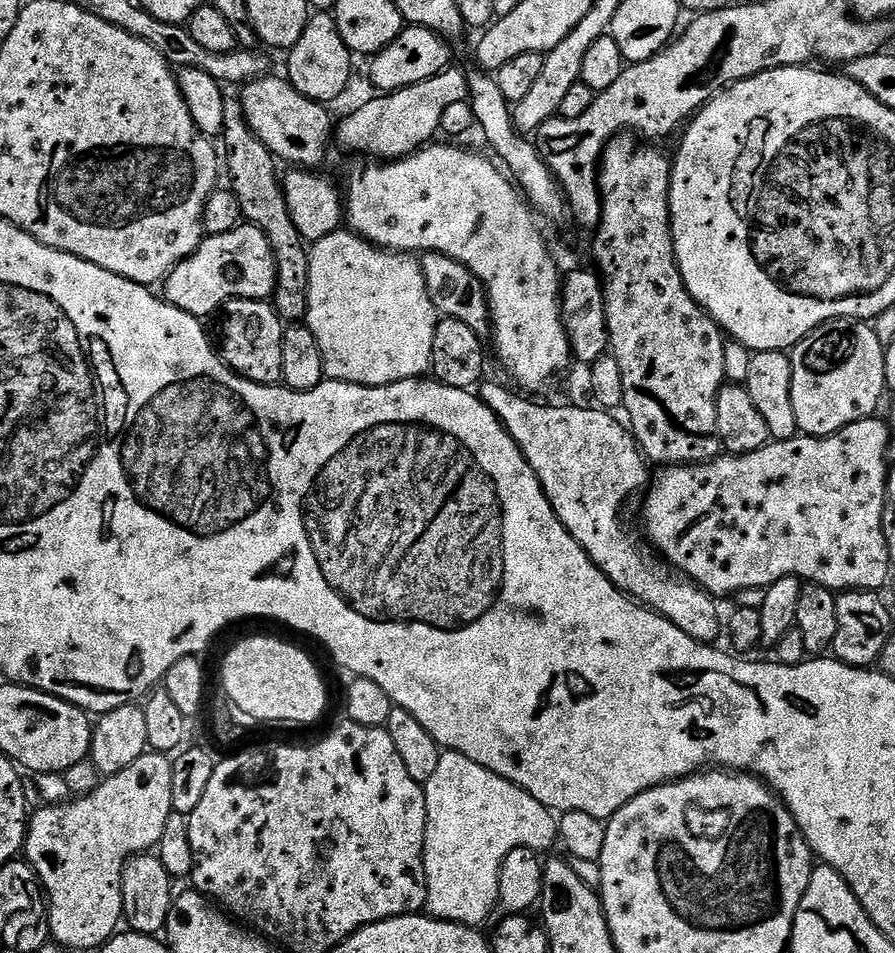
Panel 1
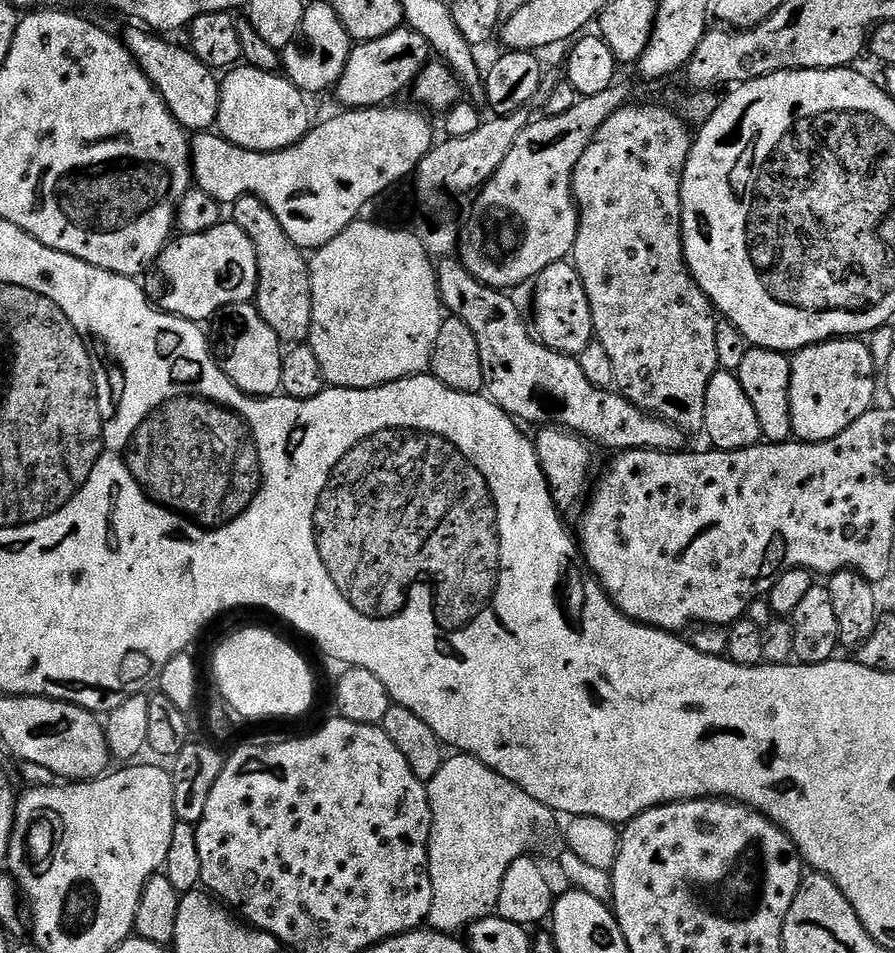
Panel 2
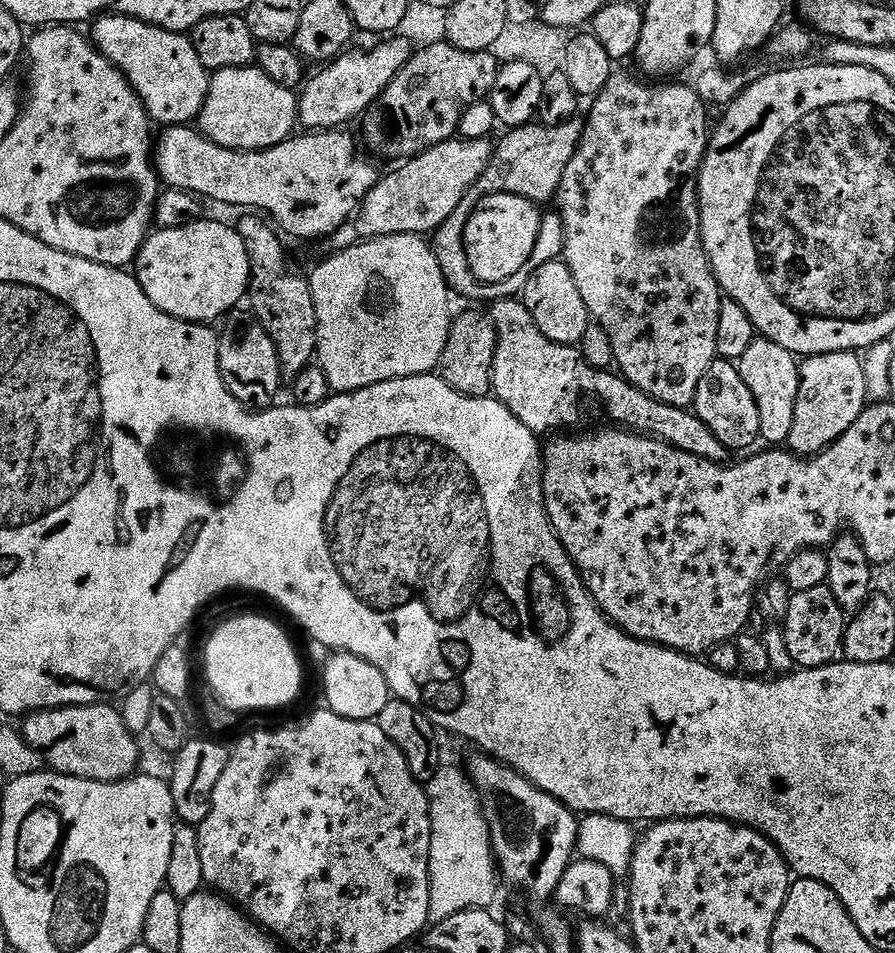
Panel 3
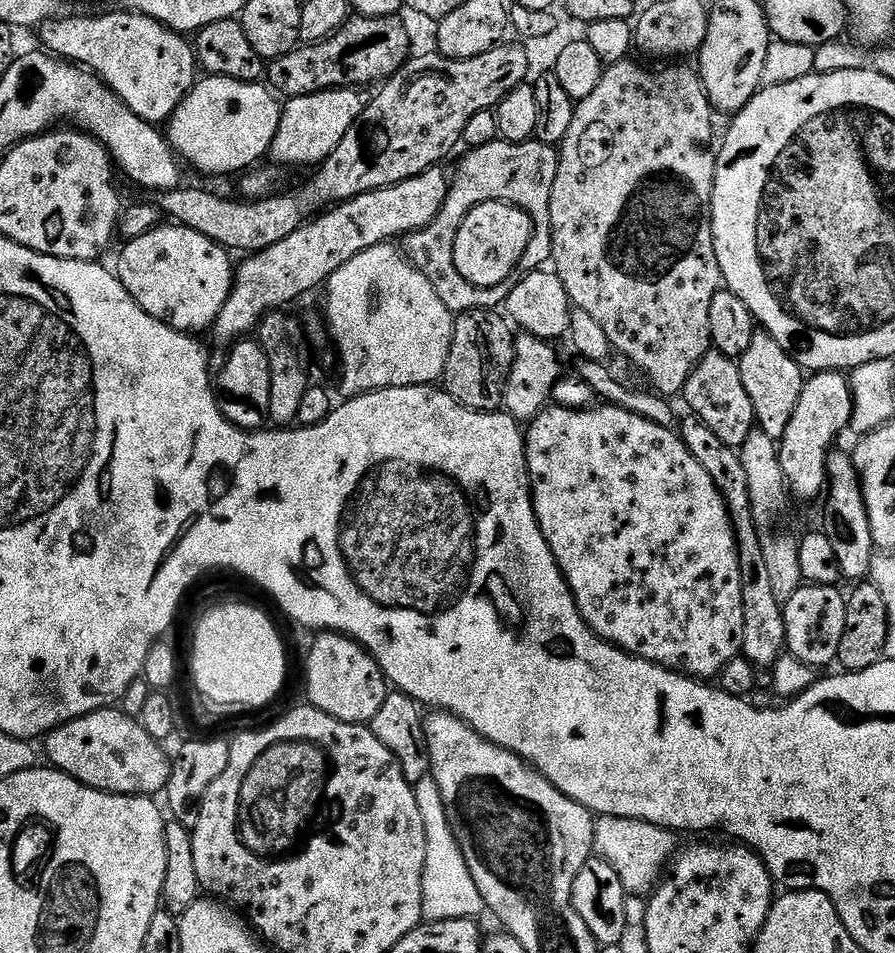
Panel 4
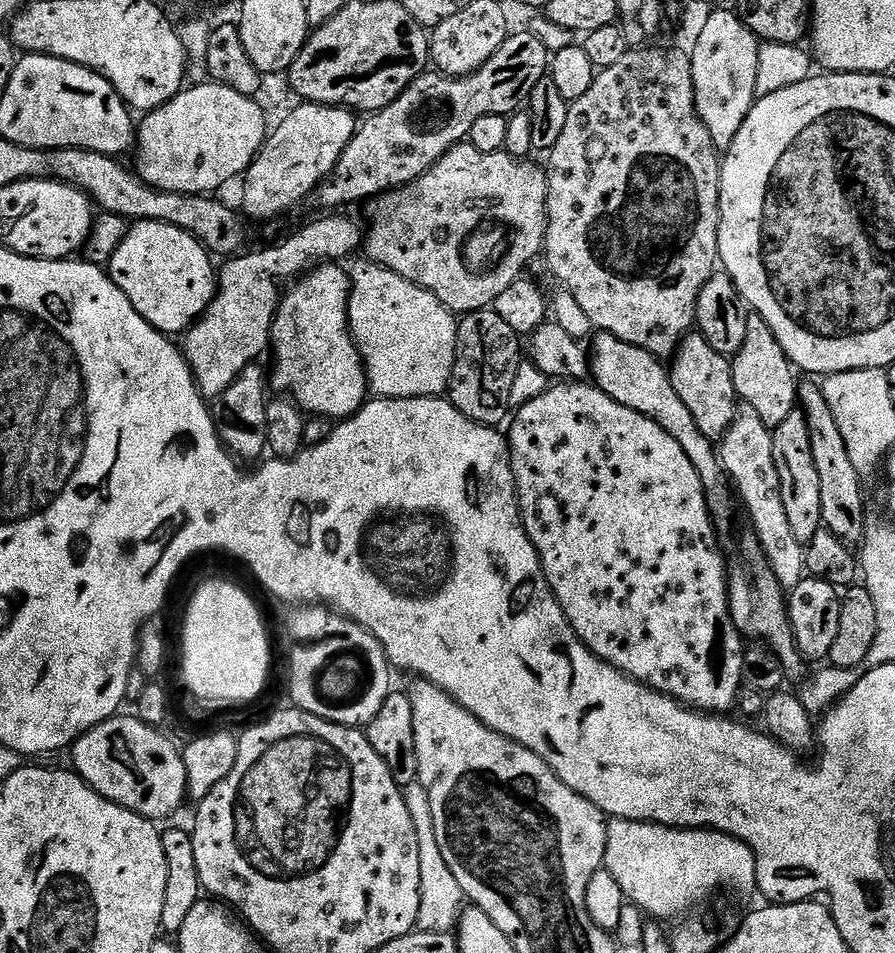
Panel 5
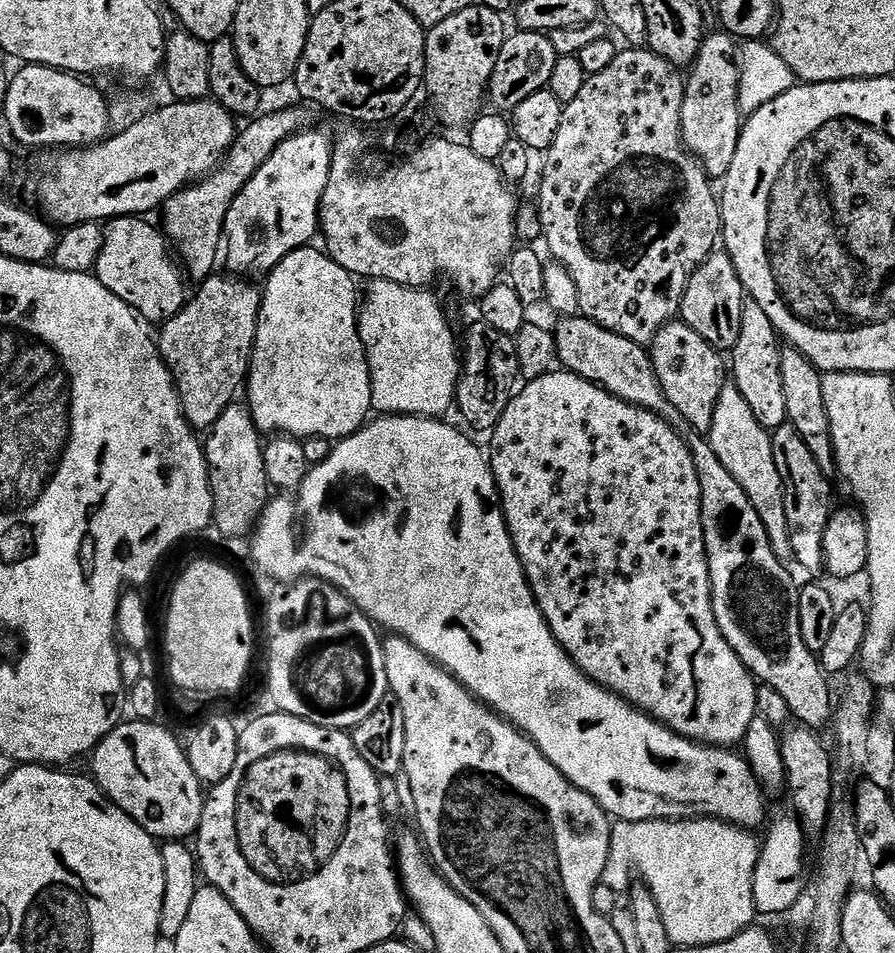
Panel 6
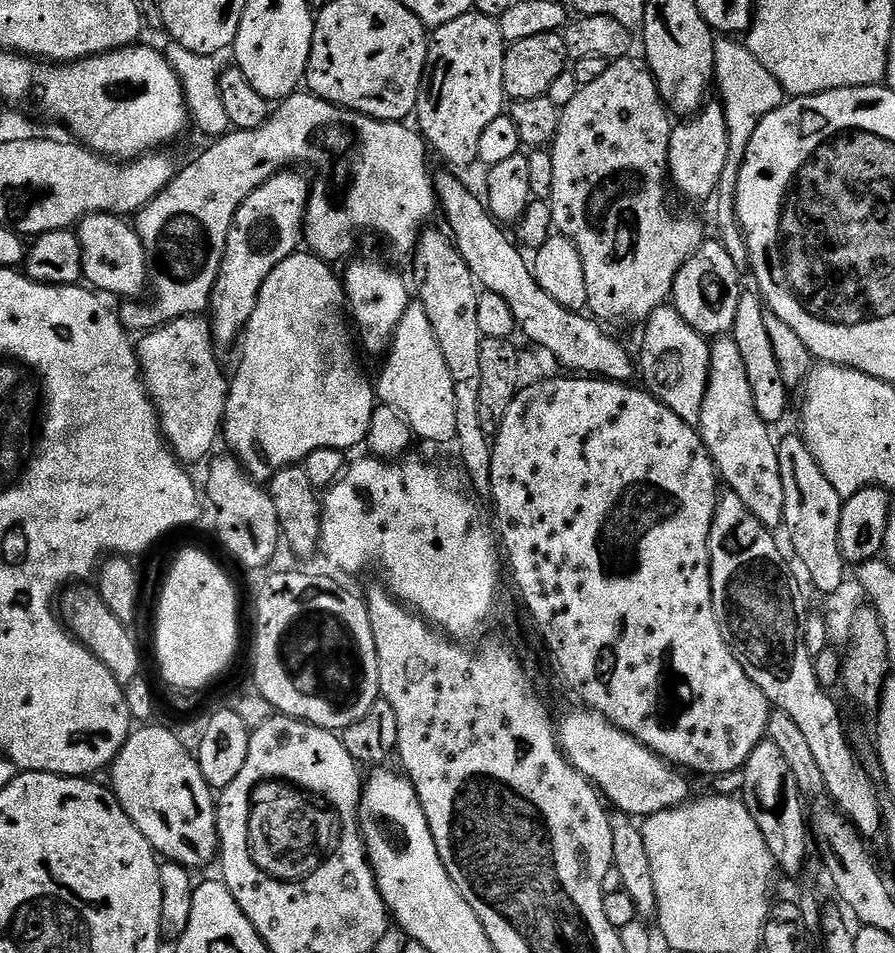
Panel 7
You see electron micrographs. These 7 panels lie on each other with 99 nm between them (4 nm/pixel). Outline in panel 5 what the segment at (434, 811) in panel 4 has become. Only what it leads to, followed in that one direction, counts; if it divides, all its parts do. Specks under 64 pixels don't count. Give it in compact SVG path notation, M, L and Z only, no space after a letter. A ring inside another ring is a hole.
M417 782L403 785L402 791L406 810L410 810L410 818L414 818L414 831L418 833L418 867L422 869L416 928L421 932L452 932L466 904L464 891L462 886L458 886L458 878L450 874L450 866L446 866L442 850L438 850L438 838L434 838L434 818L430 818L430 802L426 798L426 790Z

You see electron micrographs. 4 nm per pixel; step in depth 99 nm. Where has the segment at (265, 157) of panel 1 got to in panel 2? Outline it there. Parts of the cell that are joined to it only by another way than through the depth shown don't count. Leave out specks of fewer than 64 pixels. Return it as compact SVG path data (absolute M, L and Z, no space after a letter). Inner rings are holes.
M244 196L231 205L231 223L236 224L254 242L258 254L258 286L255 306L266 318L270 330L278 334L281 345L295 346L305 343L312 329L314 298L312 297L312 270L305 249L294 246L286 230L274 218L274 210L256 196Z

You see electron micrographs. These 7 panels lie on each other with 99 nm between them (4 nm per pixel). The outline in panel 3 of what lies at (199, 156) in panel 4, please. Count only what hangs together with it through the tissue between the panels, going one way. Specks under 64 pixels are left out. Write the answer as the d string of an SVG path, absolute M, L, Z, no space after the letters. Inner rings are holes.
M259 66L227 68L209 79L206 102L198 117L198 128L205 139L234 152L261 152L289 139L298 128L298 96L293 89L278 86Z

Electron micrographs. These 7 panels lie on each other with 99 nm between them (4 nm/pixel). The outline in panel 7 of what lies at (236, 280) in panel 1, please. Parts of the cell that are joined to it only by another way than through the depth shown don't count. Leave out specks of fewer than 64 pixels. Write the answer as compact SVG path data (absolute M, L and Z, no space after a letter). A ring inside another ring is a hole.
M95 212L92 216L85 216L80 221L78 235L80 253L84 256L83 279L95 291L107 294L109 297L139 297L136 295L143 290L144 284L146 288L149 283L150 265L135 227L127 219L114 216L110 212Z

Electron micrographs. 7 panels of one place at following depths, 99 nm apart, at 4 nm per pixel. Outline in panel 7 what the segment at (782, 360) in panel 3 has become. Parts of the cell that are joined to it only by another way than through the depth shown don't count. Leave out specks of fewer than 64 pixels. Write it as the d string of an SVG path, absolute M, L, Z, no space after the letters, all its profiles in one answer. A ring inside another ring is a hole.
M741 291L738 298L738 315L734 317L731 337L738 342L738 351L742 354L742 363L746 366L746 375L750 378L750 391L754 394L754 406L758 409L758 418L762 418L770 426L788 412L788 396L790 389L782 382L778 370L778 358L774 358L774 345L770 342L770 333L766 330L764 313L766 305L755 291Z

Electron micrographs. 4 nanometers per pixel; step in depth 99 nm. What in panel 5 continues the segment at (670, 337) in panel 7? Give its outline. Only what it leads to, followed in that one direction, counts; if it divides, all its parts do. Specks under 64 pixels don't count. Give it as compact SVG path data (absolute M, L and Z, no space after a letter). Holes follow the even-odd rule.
M688 334L676 347L676 355L671 357L670 371L674 390L678 390L678 398L682 398L686 410L690 410L698 430L702 430L708 440L723 440L726 430L730 430L734 422L738 407L731 359L718 354L718 350L714 350L704 336Z

